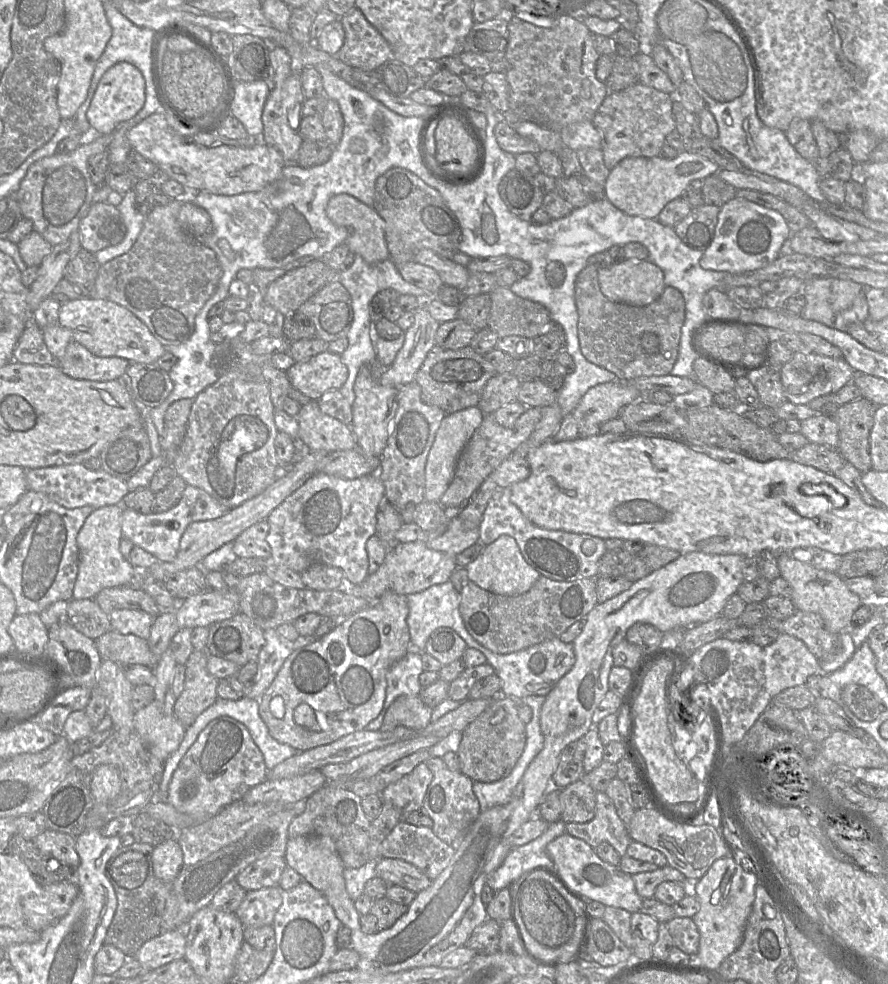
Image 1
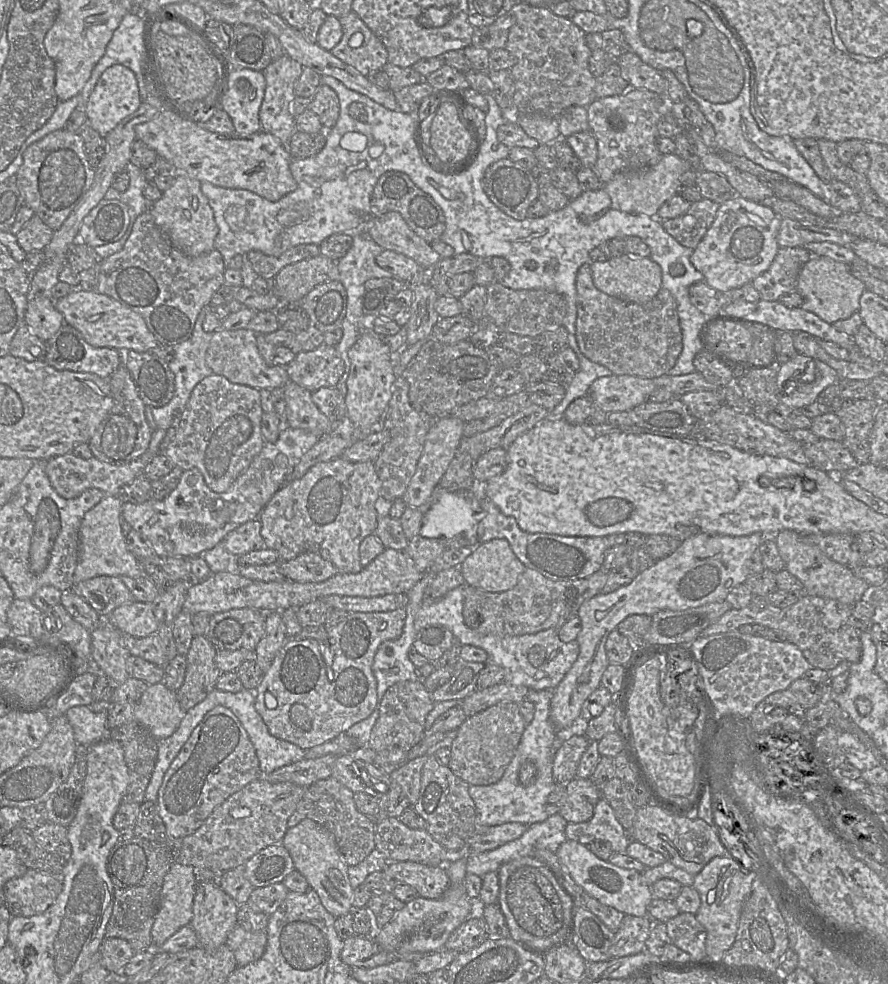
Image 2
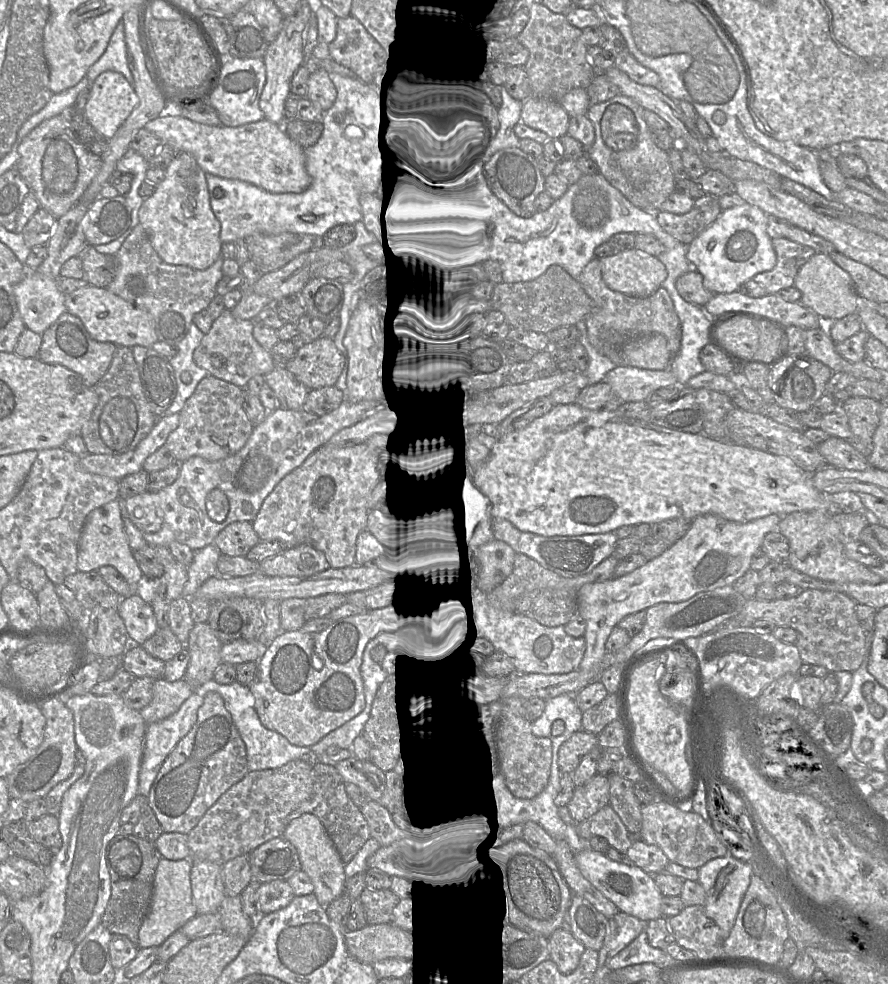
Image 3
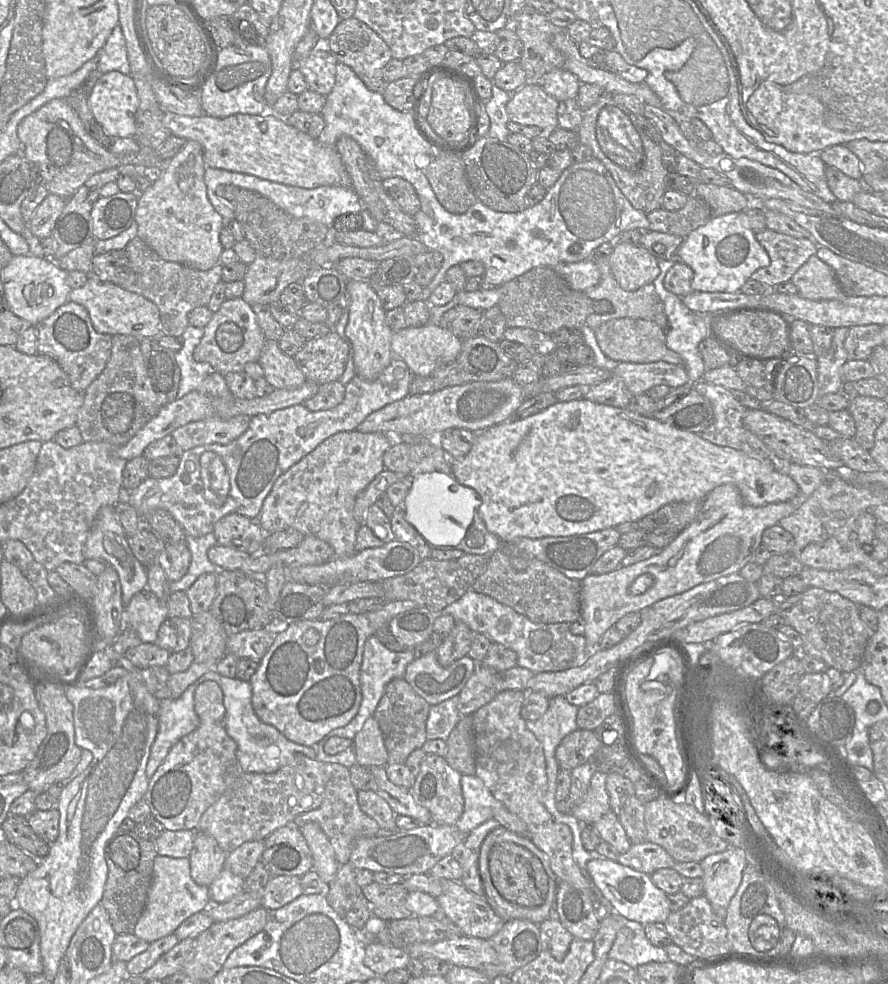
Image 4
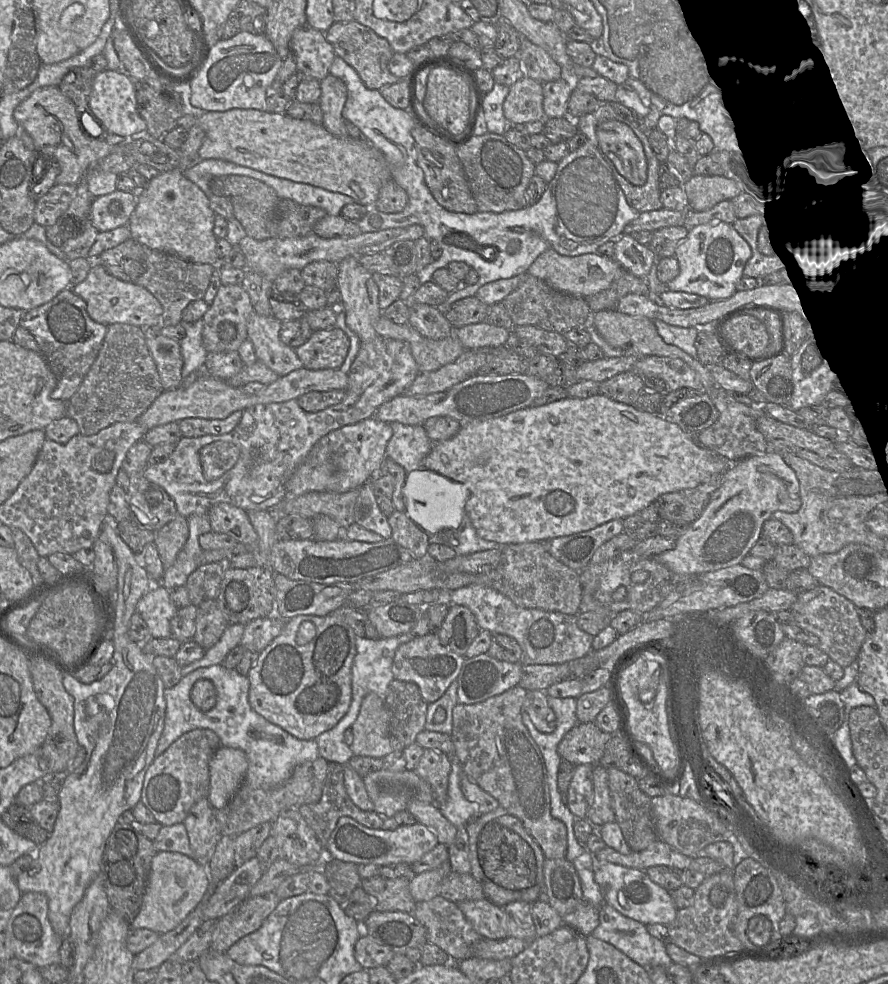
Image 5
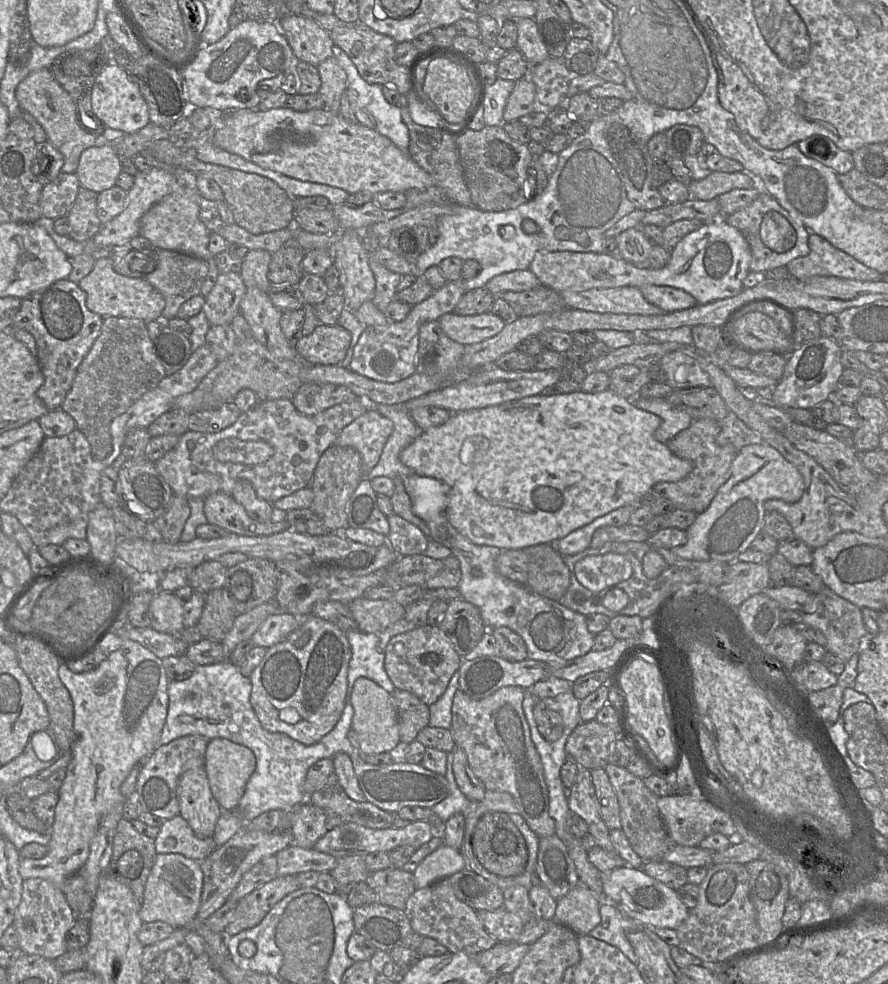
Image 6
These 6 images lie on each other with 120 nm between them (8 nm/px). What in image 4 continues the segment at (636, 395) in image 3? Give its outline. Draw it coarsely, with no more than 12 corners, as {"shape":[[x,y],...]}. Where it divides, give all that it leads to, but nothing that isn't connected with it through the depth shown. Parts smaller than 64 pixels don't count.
{"shape":[[619,362],[612,376],[632,396],[689,383],[683,364]]}

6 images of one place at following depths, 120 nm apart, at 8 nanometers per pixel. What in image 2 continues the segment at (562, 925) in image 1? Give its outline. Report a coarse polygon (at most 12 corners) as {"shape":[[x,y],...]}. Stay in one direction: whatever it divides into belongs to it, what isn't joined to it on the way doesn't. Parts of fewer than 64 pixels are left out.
{"shape":[[545,863],[497,873],[514,941],[540,952],[570,941],[575,908]]}

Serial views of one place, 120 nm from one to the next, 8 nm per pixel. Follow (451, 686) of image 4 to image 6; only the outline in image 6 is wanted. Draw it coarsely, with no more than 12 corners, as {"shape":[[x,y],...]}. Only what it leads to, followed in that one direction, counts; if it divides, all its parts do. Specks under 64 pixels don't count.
{"shape":[[438,625],[390,639],[396,689],[430,706],[462,661]]}

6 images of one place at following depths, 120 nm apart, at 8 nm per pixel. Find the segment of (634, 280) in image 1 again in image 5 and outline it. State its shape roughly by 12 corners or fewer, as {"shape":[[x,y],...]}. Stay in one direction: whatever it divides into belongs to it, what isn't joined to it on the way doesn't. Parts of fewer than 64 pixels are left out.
{"shape":[[631,234],[617,238],[613,258],[646,278],[655,259]]}

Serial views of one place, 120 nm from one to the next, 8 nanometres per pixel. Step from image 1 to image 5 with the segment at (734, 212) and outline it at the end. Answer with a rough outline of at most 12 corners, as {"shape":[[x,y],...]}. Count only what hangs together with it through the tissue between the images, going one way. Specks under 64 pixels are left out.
{"shape":[[697,225],[667,290],[728,299],[755,248],[742,225]]}

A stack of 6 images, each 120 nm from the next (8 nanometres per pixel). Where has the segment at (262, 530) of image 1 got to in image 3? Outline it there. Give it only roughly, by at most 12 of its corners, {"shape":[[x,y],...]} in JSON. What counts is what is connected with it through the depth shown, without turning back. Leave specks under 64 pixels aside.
{"shape":[[237,521],[215,538],[221,554],[246,556],[261,541],[253,522]]}

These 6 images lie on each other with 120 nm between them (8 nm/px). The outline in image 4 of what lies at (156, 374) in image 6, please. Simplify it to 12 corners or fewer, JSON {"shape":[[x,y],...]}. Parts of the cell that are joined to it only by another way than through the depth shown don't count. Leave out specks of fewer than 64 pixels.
{"shape":[[112,336],[83,392],[84,442],[125,445],[160,409],[140,349]]}

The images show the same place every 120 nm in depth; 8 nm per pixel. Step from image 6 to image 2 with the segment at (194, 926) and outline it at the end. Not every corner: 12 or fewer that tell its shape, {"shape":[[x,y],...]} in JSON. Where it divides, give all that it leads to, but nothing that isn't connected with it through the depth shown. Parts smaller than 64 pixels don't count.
{"shape":[[175,861],[164,877],[151,928],[154,948],[193,918],[192,866]]}

